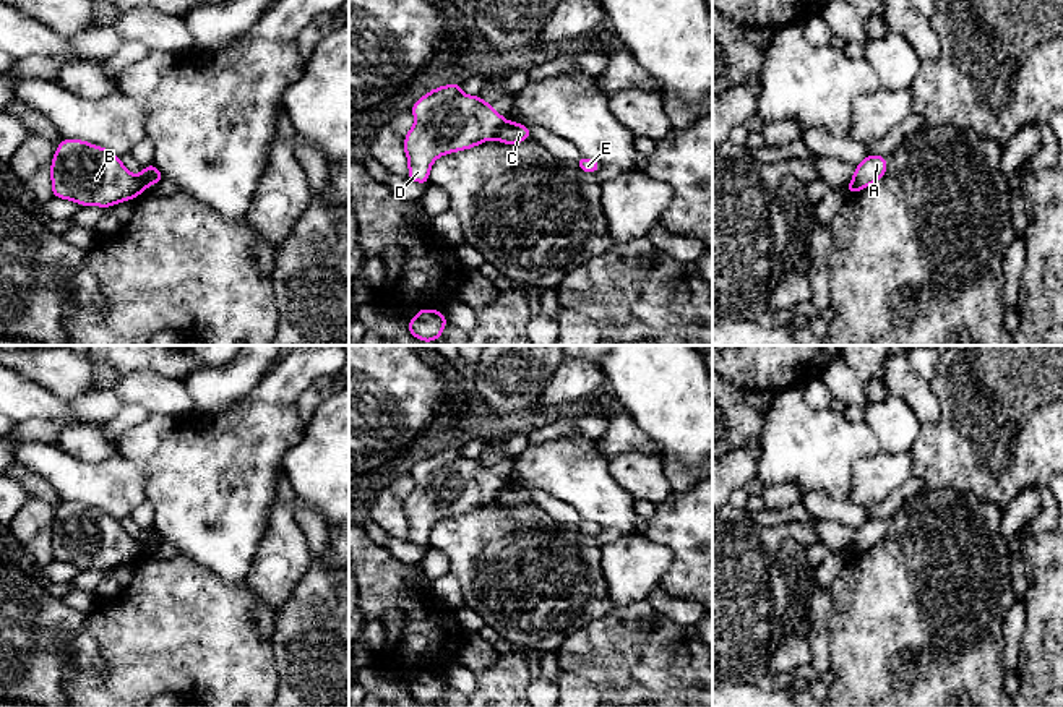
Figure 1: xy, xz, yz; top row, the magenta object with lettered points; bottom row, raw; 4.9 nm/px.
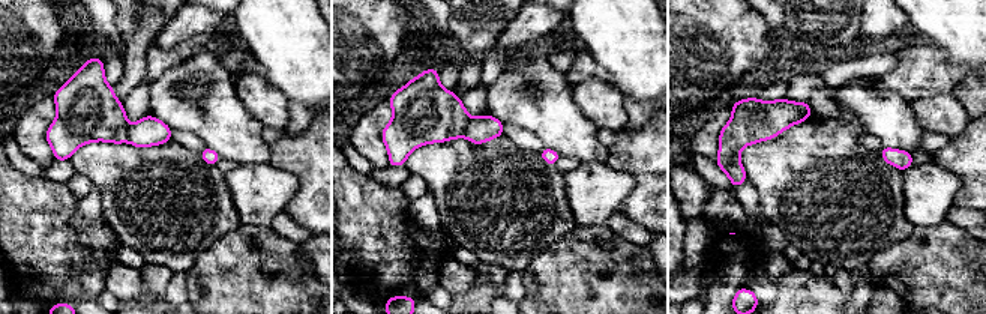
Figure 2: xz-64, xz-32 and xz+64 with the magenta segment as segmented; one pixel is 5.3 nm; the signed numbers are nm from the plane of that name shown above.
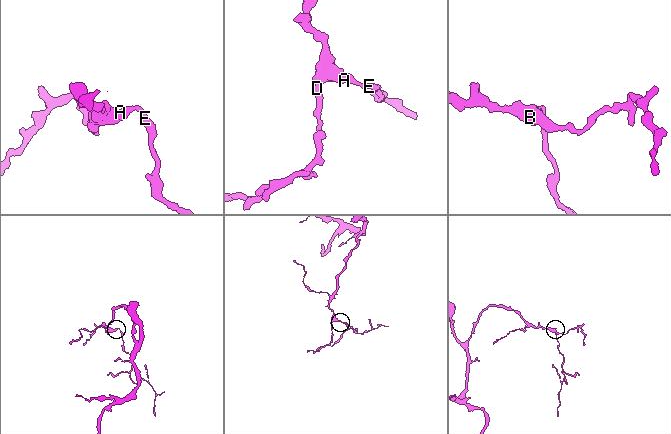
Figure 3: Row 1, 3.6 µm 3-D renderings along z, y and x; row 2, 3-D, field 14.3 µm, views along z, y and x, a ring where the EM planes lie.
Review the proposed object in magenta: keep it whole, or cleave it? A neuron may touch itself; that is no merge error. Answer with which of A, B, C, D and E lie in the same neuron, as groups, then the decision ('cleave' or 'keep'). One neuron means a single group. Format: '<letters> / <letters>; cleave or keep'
A C E / B D; cleave

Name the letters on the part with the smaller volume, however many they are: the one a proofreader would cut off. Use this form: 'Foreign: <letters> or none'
Foreign: A, C, E

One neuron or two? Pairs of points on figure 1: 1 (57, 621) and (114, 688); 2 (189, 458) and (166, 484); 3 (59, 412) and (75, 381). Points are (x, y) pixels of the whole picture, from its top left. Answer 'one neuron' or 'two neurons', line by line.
1: two neurons
2: one neuron
3: two neurons

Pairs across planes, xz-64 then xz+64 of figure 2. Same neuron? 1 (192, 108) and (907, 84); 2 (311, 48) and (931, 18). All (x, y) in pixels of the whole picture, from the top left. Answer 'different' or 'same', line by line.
1: different
2: same

